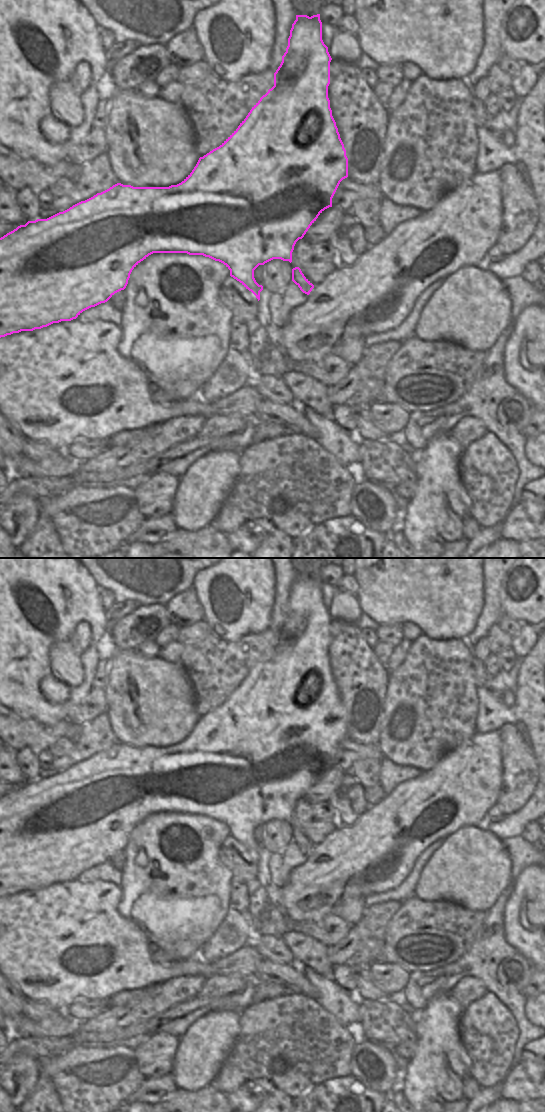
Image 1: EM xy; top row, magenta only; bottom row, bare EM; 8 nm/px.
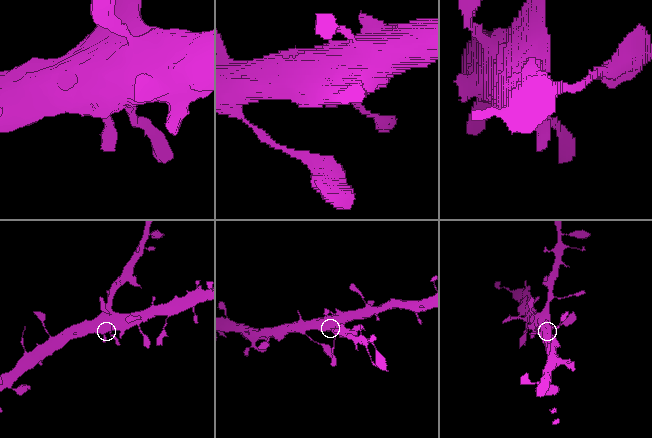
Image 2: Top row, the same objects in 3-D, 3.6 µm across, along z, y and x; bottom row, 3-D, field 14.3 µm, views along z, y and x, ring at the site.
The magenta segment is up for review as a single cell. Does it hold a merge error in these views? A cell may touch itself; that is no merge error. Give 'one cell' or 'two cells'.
one cell

